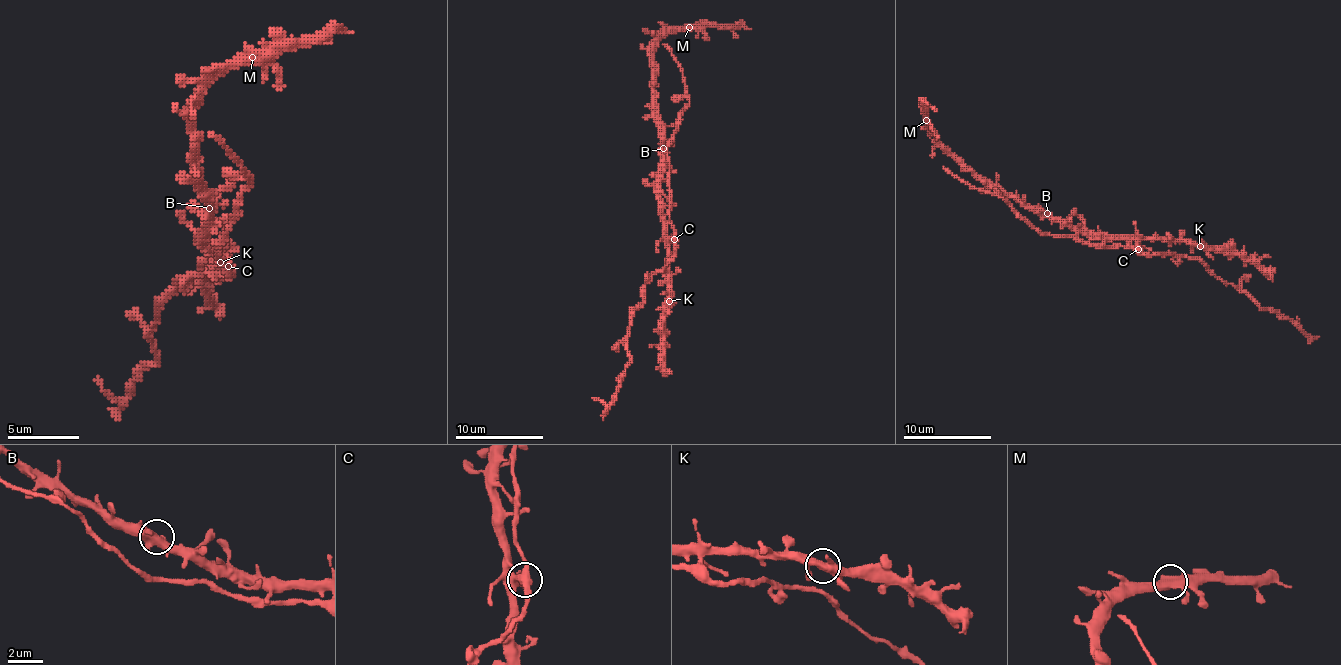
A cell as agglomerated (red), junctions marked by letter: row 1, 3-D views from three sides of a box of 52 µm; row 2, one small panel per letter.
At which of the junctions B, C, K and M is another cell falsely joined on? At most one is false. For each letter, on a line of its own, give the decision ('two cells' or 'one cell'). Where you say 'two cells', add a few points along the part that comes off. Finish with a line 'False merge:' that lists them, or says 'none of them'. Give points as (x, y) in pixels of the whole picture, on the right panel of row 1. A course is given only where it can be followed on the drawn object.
B: one cell
C: two cells; foreign part runs (1138, 248), (1144, 255), (1175, 253), (1195, 257), (1220, 279), (1244, 290), (1261, 308), (1303, 330), (1297, 317)
K: one cell
M: one cell
False merge: C

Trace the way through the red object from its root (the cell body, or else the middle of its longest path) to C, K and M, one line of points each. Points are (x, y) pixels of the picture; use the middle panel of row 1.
C: (663, 192), (669, 201), (669, 223), (674, 239)
K: (663, 192), (660, 217), (663, 241), (667, 250), (669, 301)
M: (663, 192), (660, 119), (656, 113), (654, 88), (654, 46), (669, 33), (685, 31), (689, 27)

